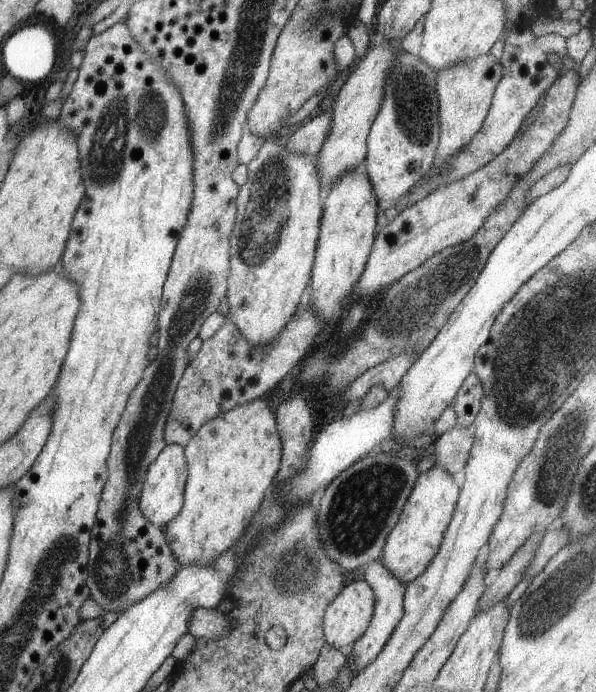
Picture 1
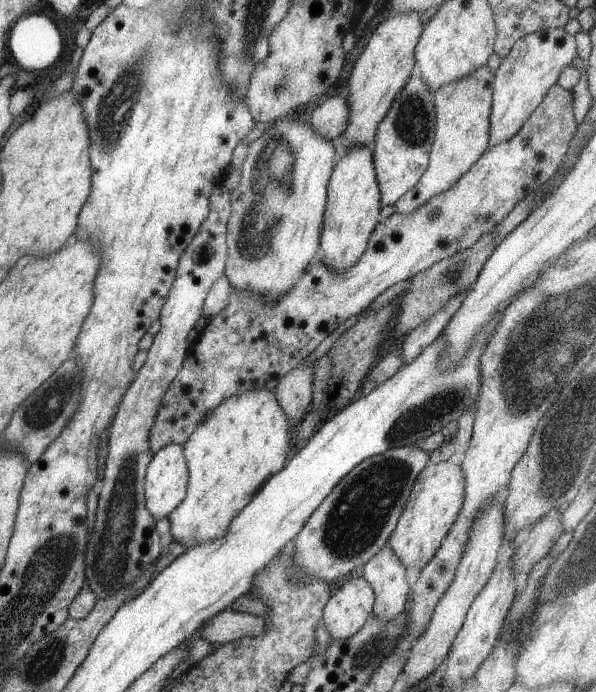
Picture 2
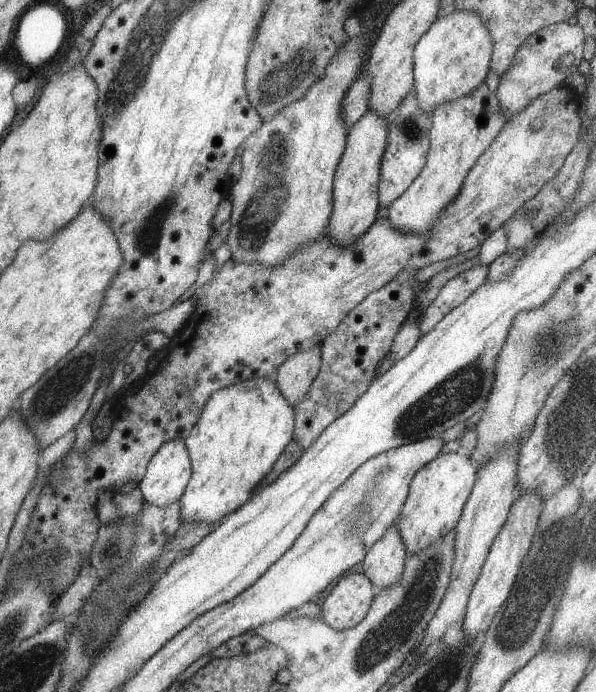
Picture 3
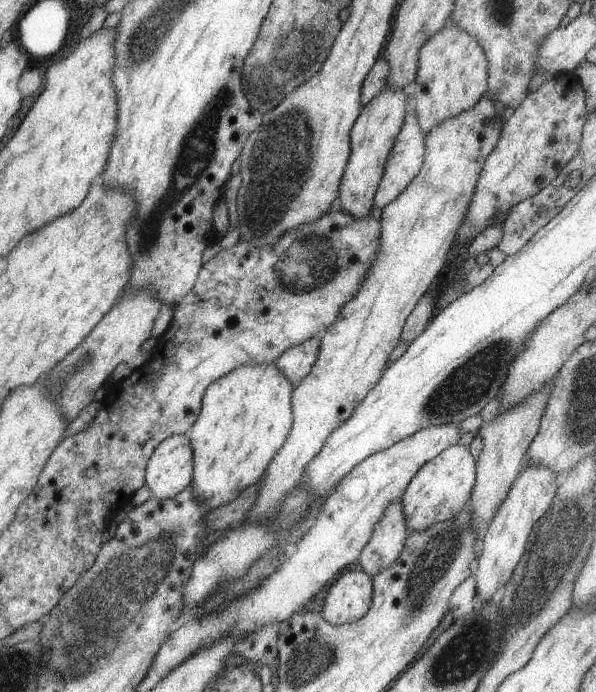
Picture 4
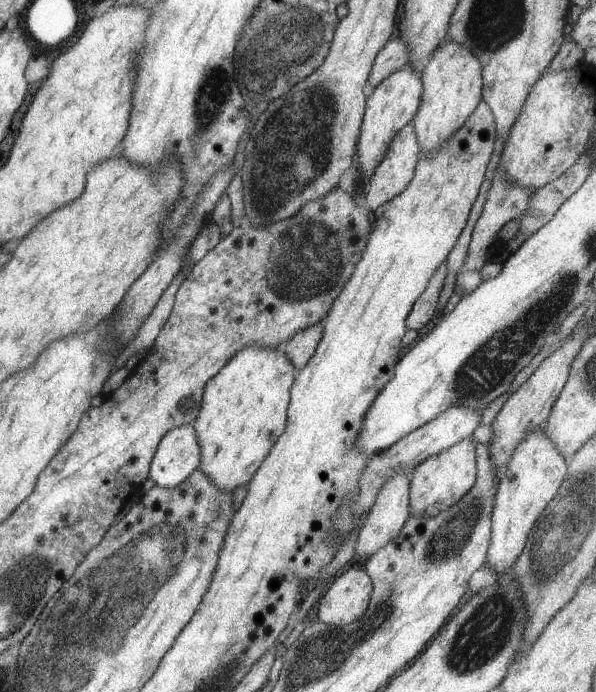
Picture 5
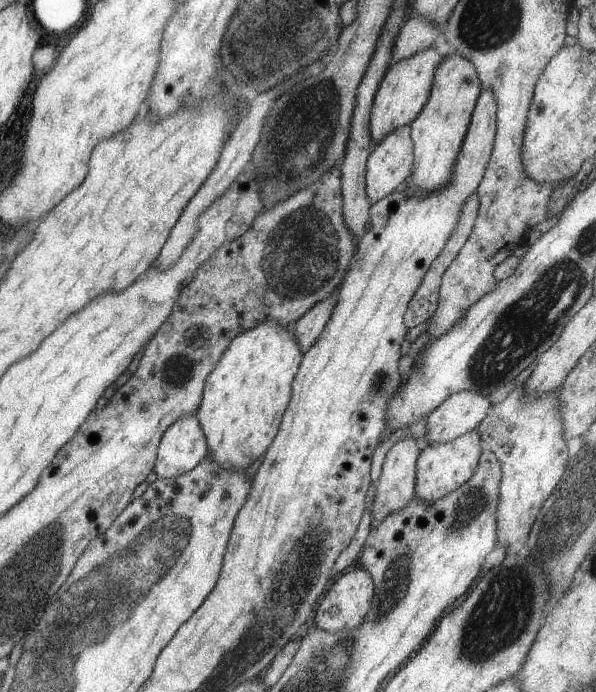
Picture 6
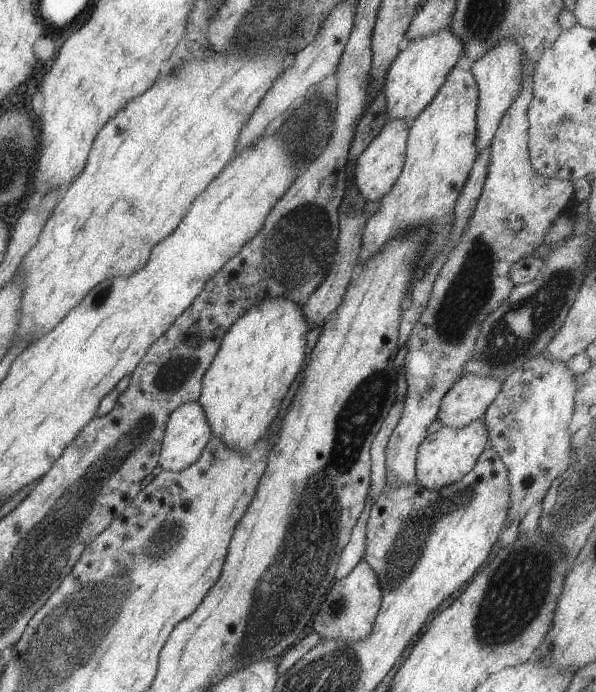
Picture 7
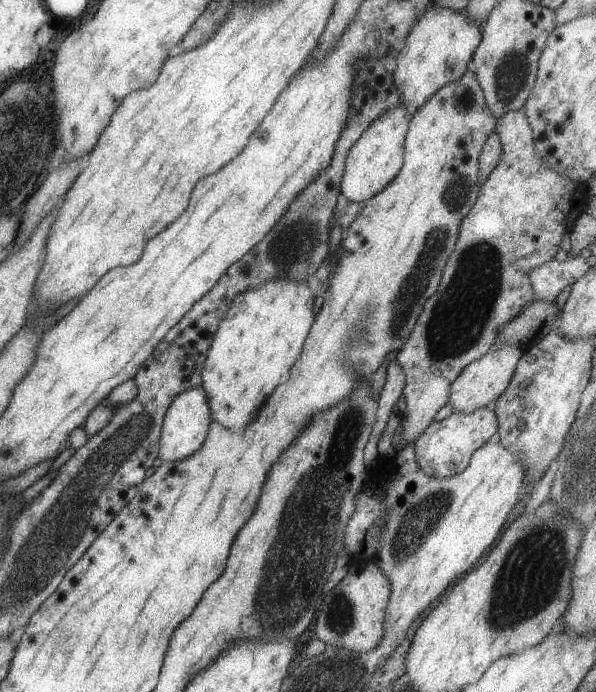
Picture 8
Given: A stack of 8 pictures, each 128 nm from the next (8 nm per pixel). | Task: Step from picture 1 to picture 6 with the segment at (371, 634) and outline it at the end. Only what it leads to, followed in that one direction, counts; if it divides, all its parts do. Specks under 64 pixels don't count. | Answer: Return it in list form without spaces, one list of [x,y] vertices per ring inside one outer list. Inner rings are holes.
[[[406,438],[394,444],[387,452],[371,507],[371,530],[389,514],[400,512],[415,497],[416,469],[420,451],[421,445],[418,441]]]

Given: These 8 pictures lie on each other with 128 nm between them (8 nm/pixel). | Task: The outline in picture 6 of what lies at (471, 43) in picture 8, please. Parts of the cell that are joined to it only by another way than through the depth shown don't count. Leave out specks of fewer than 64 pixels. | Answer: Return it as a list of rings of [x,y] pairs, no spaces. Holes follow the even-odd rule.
[[[426,49],[389,66],[374,95],[369,127],[374,144],[388,136],[393,130],[409,125],[420,114],[428,100],[435,70],[442,56],[434,49]]]

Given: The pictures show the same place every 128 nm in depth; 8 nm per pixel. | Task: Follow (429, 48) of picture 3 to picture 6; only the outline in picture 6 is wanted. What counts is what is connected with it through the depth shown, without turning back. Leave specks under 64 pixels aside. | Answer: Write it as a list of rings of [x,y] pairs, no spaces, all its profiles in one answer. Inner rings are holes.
[[[451,53],[442,58],[435,70],[428,100],[409,124],[414,155],[412,172],[405,184],[409,186],[409,193],[412,189],[421,195],[435,193],[451,181],[456,157],[482,89],[477,70],[468,57]]]

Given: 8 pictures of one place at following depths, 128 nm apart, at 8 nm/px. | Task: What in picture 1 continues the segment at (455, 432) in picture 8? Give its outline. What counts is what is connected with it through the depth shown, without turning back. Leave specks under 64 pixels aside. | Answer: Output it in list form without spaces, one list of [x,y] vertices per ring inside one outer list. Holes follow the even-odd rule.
[[[436,466],[417,476],[398,522],[387,536],[380,558],[383,565],[404,586],[421,575],[438,552],[459,499],[460,482],[459,477]]]

